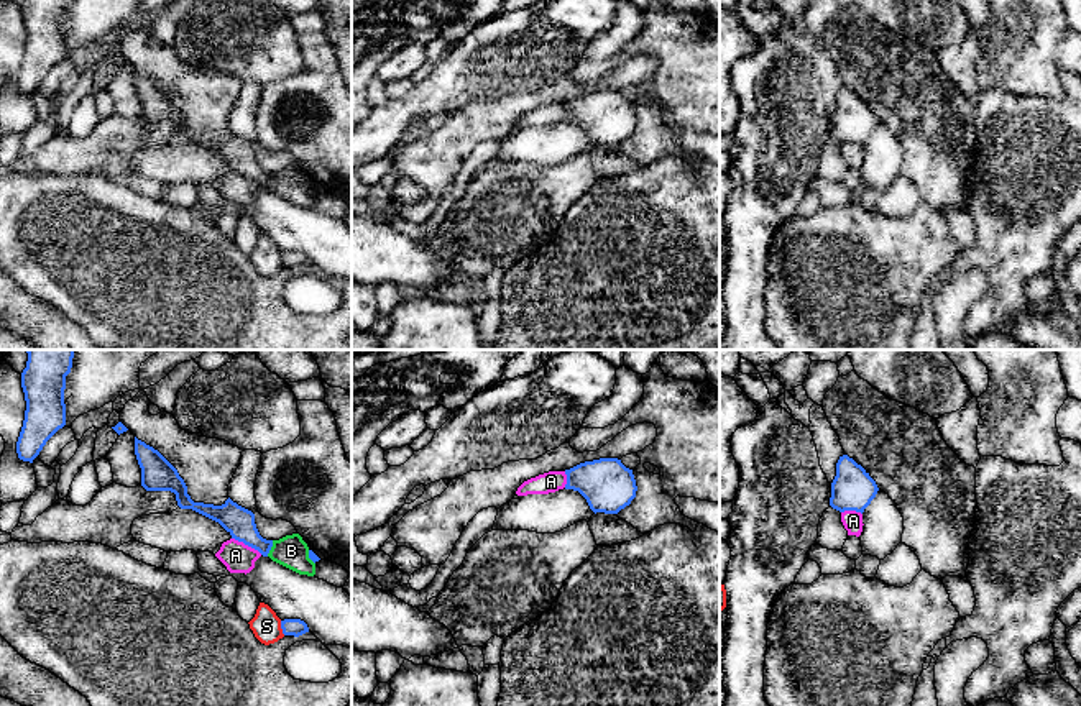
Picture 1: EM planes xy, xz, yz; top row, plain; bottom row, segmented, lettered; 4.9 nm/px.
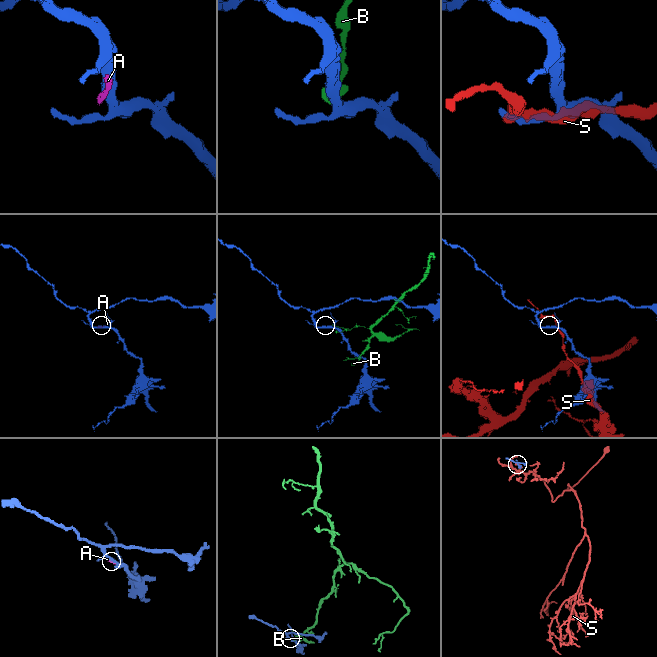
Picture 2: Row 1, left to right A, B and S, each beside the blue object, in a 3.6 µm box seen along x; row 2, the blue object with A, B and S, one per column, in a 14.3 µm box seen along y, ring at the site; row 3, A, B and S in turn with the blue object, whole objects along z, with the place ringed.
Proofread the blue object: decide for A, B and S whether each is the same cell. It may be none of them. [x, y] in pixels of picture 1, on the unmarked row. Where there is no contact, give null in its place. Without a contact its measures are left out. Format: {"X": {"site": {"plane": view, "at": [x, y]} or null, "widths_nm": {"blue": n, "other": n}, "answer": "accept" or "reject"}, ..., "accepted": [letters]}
{"A": {"site": {"plane": "xy", "at": [247, 176]}, "widths_nm": {"blue": 140, "other": 150}, "answer": "reject"}, "B": {"site": {"plane": "xy", "at": [270, 181]}, "widths_nm": {"blue": 140, "other": 160}, "answer": "reject"}, "S": {"site": {"plane": "xy", "at": [281, 260]}, "widths_nm": {"blue": 90, "other": 140}, "answer": "reject"}, "accepted": []}

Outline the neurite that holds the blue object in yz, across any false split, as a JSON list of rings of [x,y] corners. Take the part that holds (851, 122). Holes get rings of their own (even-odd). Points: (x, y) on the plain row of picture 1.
[[[848,87],[840,89],[836,108],[831,115],[830,138],[840,144],[864,141],[876,130],[879,120],[869,105]]]

